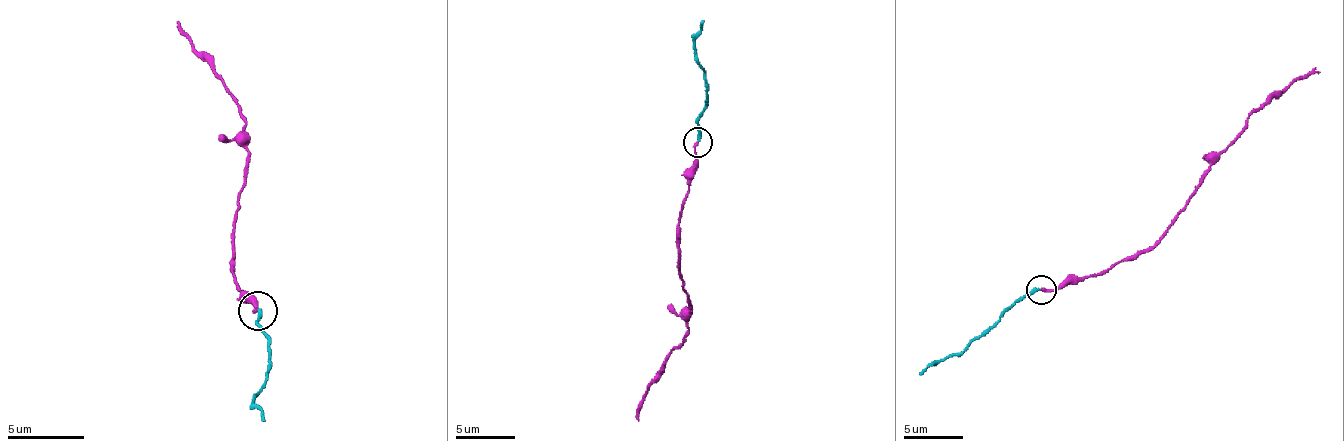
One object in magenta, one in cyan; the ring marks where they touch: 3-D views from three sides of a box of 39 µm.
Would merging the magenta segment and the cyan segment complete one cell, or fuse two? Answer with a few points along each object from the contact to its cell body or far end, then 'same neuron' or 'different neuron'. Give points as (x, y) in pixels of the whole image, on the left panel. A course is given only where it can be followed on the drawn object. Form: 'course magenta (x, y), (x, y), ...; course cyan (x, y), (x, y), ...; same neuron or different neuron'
course magenta (258, 309), (254, 309), (231, 275), (247, 163), (243, 116), (220, 78), (177, 27); course cyan (258, 309), (270, 367), (254, 394), (254, 402), (266, 421); same neuron

